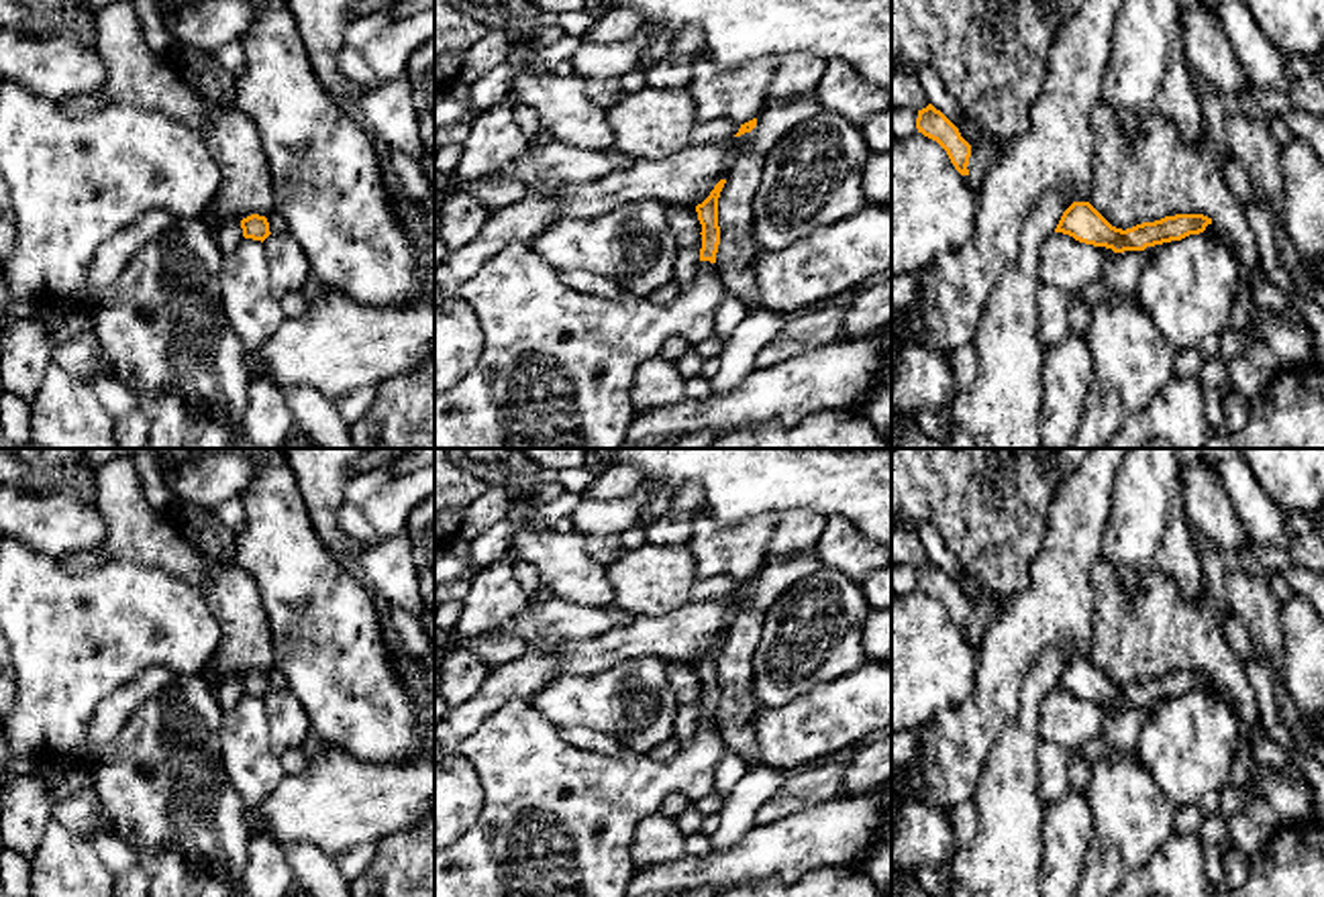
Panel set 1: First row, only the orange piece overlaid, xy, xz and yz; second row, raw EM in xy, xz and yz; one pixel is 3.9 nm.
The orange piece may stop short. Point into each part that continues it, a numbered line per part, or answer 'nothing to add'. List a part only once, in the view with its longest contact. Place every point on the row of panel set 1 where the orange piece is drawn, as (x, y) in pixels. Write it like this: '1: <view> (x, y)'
1: xz (688, 259)

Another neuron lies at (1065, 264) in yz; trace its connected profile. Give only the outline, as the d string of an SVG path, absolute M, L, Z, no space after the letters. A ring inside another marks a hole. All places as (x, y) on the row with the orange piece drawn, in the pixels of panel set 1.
M1053 232L1040 249L1040 285L1075 294L1100 279L1104 255L1100 247L1075 241L1069 234Z

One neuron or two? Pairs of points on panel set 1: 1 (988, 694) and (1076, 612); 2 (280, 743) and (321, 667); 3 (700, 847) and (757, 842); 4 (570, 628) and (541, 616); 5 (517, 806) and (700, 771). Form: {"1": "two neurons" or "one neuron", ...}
{"1": "one neuron", "2": "two neurons", "3": "two neurons", "4": "one neuron", "5": "one neuron"}

